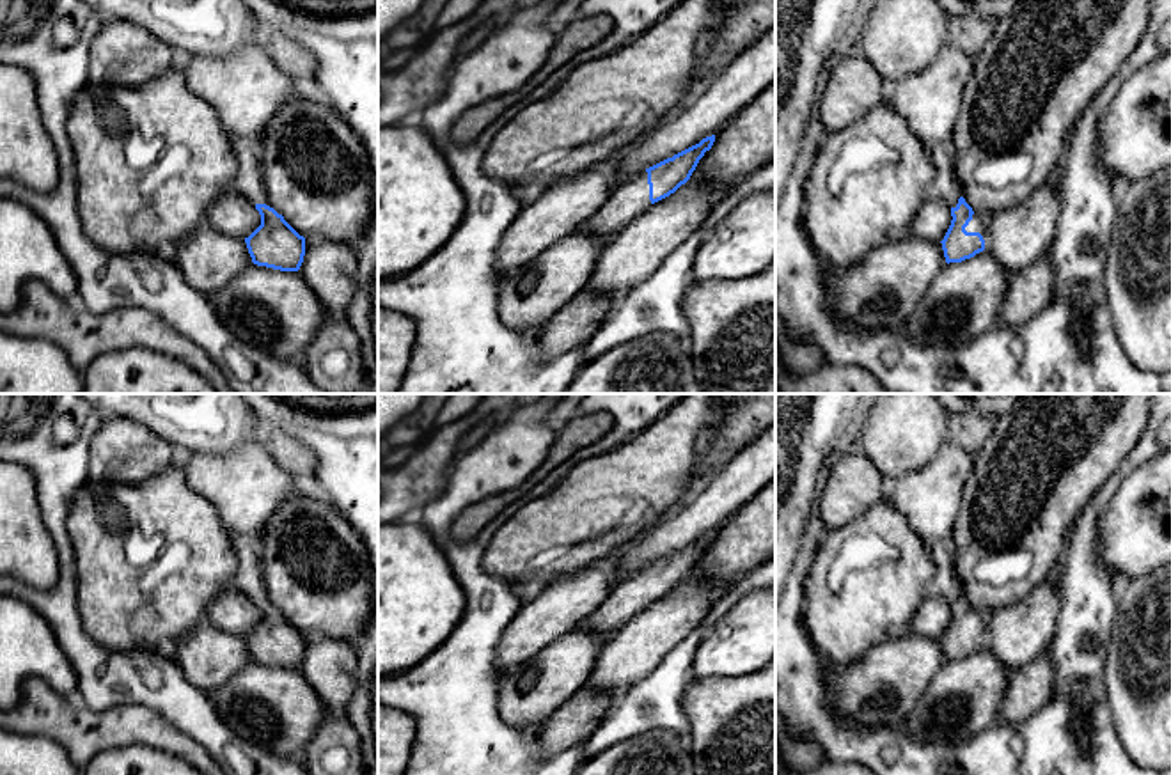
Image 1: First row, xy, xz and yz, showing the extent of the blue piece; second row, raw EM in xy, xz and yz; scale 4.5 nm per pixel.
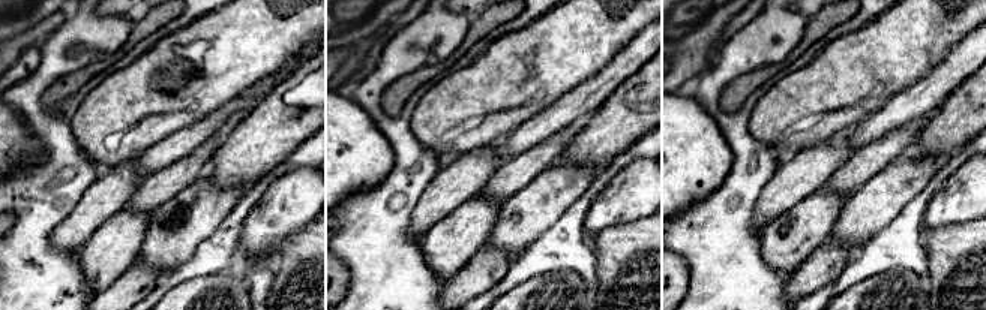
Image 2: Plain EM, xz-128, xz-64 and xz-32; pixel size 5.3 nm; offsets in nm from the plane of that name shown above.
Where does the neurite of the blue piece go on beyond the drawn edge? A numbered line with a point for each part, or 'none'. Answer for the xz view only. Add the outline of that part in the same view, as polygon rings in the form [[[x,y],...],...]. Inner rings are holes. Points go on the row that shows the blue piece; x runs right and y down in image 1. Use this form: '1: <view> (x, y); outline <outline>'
1: xz (630, 199); outline [[[642,170],[621,183],[578,231],[591,236],[614,236],[651,206],[648,172]]]

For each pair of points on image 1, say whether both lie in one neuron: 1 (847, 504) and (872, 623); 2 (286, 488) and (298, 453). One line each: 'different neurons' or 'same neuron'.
1: different neurons
2: different neurons

